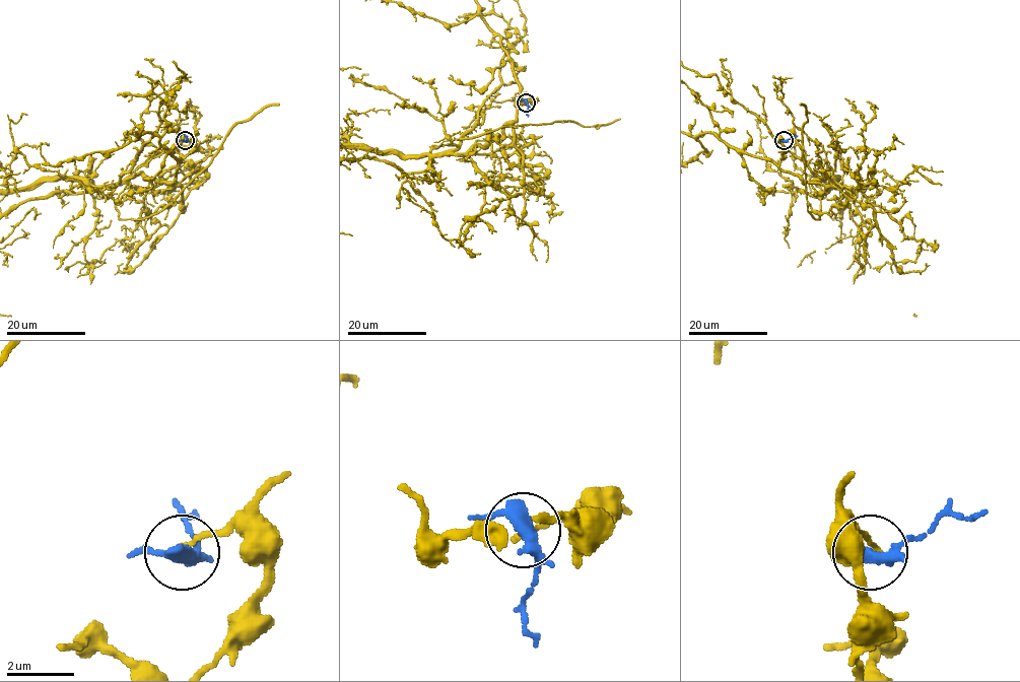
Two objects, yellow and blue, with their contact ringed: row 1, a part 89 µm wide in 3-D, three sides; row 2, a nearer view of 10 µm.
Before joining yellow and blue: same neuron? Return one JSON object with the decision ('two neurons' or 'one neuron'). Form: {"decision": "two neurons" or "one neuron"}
{"decision": "two neurons"}

